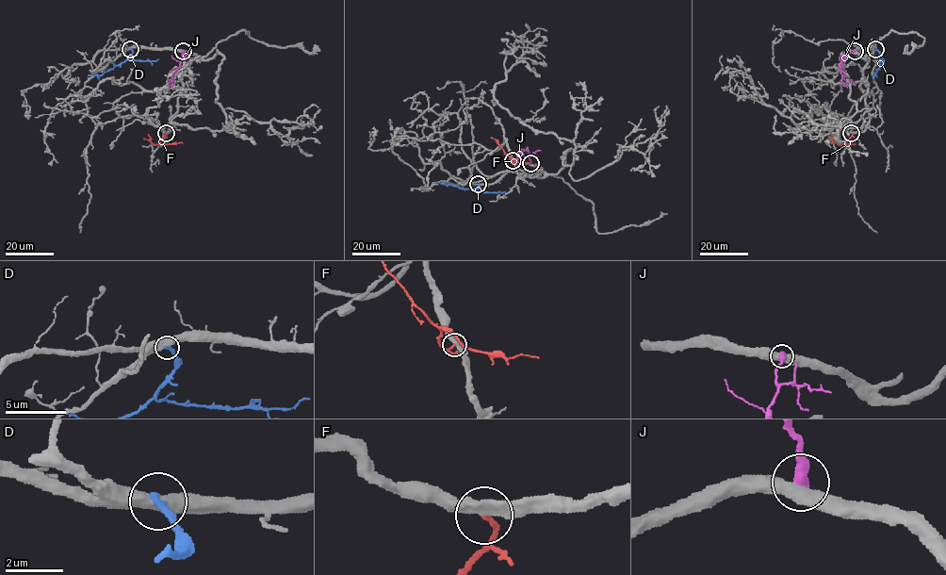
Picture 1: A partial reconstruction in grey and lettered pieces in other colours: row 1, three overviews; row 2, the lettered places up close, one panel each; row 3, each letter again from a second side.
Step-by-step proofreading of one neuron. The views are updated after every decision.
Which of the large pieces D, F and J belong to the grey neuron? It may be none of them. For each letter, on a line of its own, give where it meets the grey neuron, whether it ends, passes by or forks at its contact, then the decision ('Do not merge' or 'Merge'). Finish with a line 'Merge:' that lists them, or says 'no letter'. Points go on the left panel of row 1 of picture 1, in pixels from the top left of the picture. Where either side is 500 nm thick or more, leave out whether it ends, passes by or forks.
D: Touches grey at (130, 49). Do not merge
F: Touches grey at (166, 133). It ends there. Do not merge
J: Touches grey at (183, 51). Do not merge
Merge: no letter

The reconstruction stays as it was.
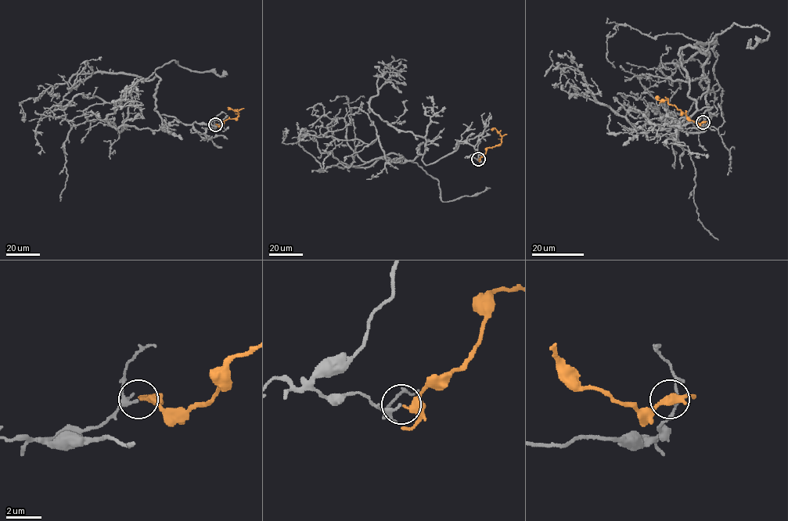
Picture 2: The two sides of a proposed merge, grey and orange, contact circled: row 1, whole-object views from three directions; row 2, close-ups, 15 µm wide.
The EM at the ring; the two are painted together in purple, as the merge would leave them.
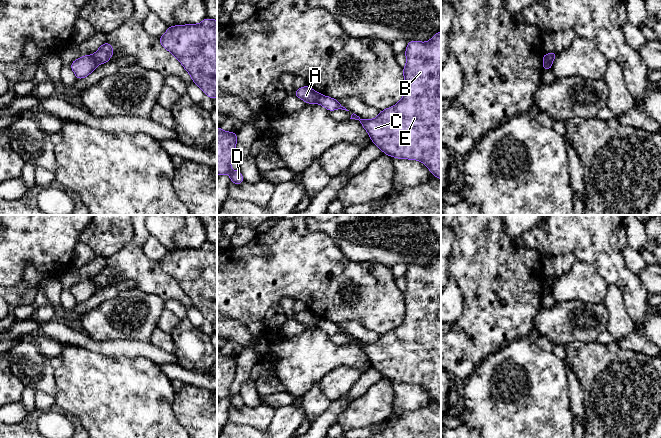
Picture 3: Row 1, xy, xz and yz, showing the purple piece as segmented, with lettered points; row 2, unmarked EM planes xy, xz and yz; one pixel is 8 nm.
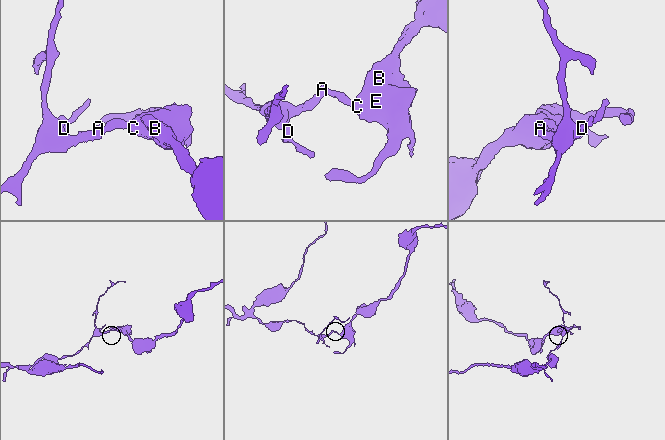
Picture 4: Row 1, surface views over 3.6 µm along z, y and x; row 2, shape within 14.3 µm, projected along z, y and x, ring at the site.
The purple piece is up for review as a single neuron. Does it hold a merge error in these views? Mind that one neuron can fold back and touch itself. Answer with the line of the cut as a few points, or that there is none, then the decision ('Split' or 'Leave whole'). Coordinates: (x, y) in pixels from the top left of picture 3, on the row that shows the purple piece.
Split along xy (92, 55), (98, 64). Split

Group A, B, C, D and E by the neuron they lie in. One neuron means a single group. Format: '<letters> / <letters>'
A D / B C E

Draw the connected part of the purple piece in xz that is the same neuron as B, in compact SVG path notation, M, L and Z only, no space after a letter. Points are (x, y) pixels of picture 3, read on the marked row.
M441 31L436 33L428 42L409 41L405 50L406 66L402 69L405 79L405 93L402 99L394 106L386 108L379 112L379 115L370 120L362 119L356 114L352 114L350 119L355 119L361 122L361 125L367 131L372 143L380 148L384 154L399 159L418 160L425 164L431 174L441 180Z

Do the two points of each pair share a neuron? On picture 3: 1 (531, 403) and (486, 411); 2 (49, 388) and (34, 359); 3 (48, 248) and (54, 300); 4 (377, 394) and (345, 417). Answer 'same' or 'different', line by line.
1: same
2: same
3: different
4: same

